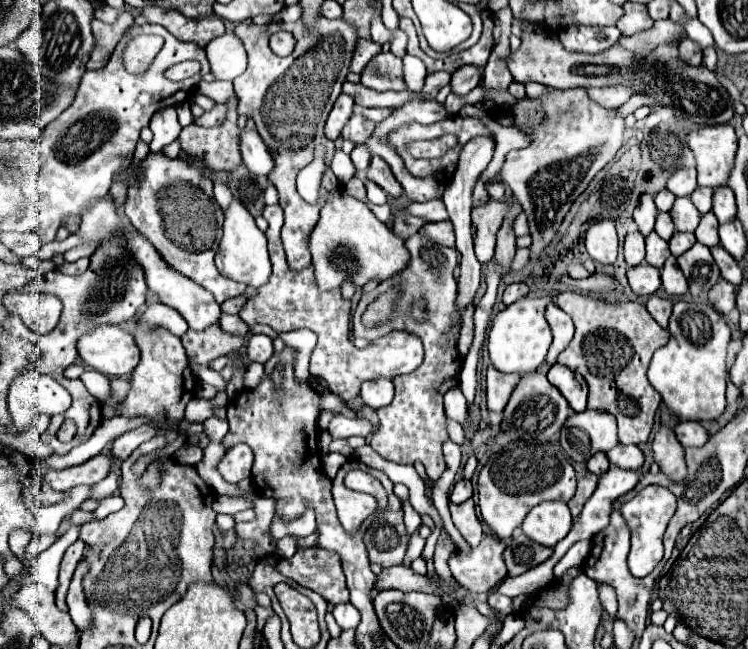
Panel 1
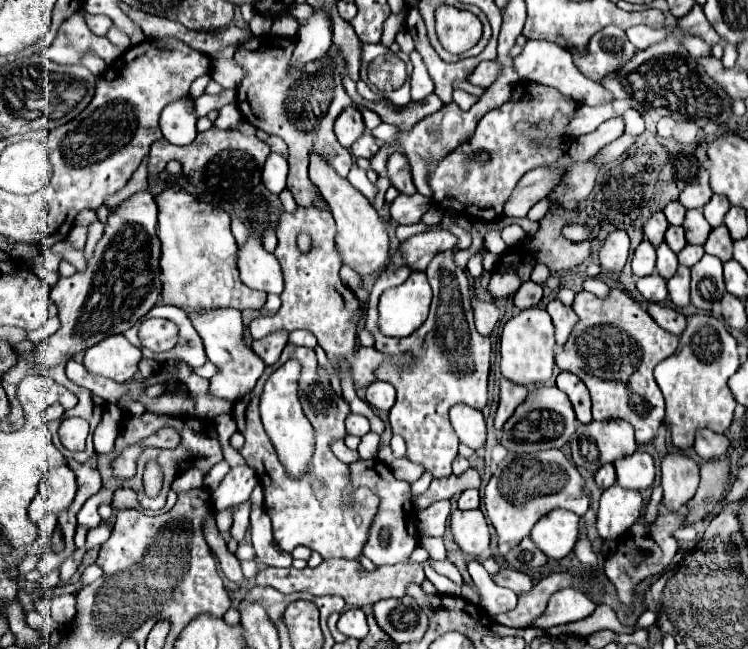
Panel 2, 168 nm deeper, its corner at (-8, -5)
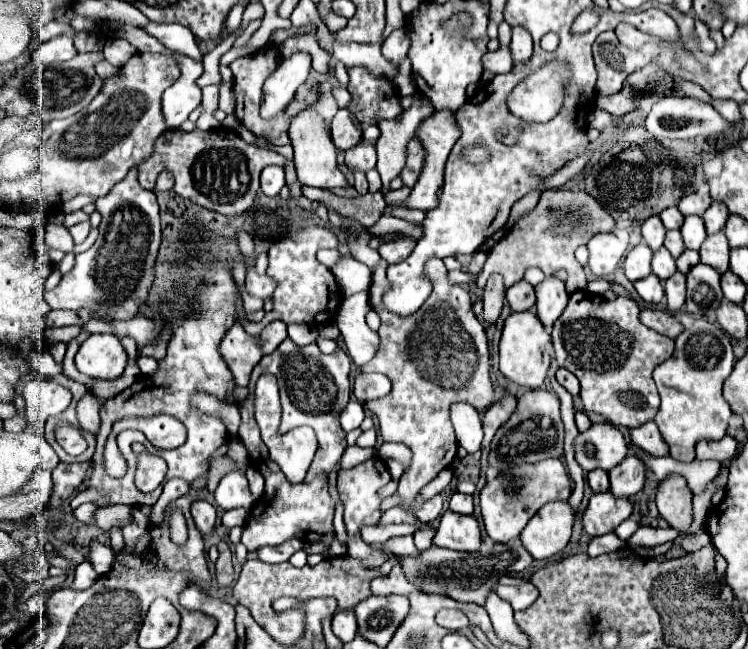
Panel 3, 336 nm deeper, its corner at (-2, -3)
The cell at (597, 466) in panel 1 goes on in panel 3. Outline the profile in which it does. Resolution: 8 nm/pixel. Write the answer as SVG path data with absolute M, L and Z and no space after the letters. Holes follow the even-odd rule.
M592 470L588 472L586 478L588 478L592 492L608 492L610 484L608 484L608 474L604 470Z

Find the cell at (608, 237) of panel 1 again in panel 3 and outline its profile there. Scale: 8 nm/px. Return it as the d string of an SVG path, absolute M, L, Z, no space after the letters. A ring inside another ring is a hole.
M610 232L610 234L596 234L586 246L590 252L590 260L588 260L590 270L598 278L604 278L616 270L628 244L624 238Z

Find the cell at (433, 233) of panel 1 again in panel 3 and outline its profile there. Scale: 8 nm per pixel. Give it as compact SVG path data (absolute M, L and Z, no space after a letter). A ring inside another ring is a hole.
M404 236L404 238L400 238L400 240L380 244L378 254L380 254L388 264L396 264L396 262L406 260L414 246L416 246L416 240L410 238L410 236Z

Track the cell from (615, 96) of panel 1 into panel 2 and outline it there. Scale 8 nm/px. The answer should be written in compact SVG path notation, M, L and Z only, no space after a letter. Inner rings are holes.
M529 39L522 50L520 56L514 58L514 66L520 74L522 80L528 80L528 82L538 82L538 84L544 84L544 86L552 86L556 90L560 90L564 96L570 96L574 98L578 104L586 104L586 106L600 106L600 104L611 103L615 107L617 115L622 115L628 108L627 100L615 100L614 96L598 82L586 78L572 62L572 54L554 44L554 42L546 42L546 40L533 40Z

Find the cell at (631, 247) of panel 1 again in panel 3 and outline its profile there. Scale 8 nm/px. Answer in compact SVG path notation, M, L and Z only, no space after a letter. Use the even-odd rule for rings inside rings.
M638 244L632 248L624 260L624 274L630 282L636 282L640 278L646 278L650 270L650 260L652 260L652 250L646 244Z

